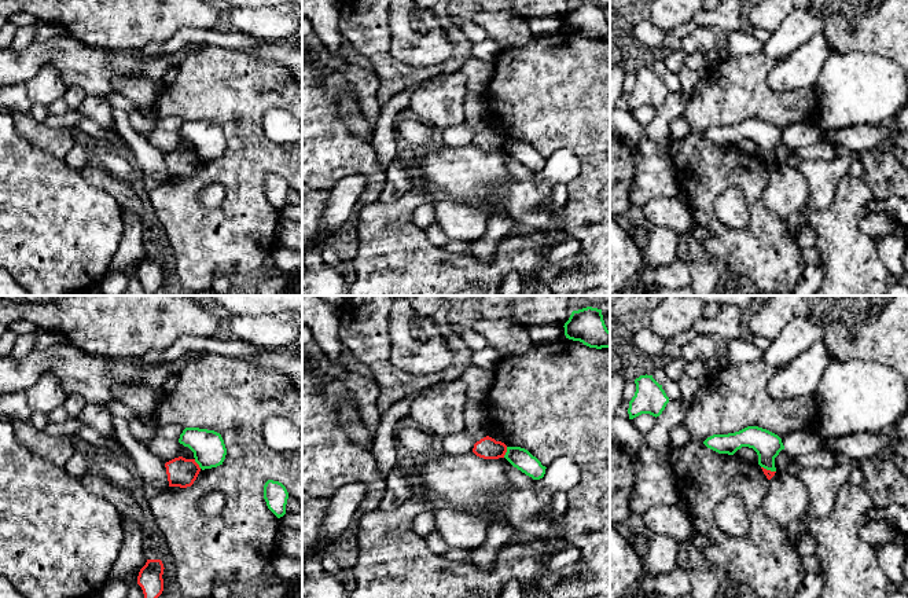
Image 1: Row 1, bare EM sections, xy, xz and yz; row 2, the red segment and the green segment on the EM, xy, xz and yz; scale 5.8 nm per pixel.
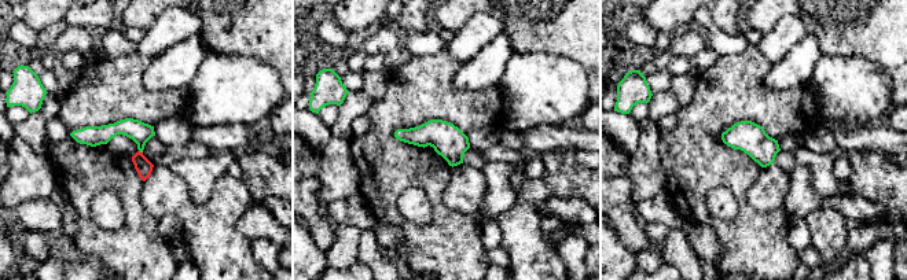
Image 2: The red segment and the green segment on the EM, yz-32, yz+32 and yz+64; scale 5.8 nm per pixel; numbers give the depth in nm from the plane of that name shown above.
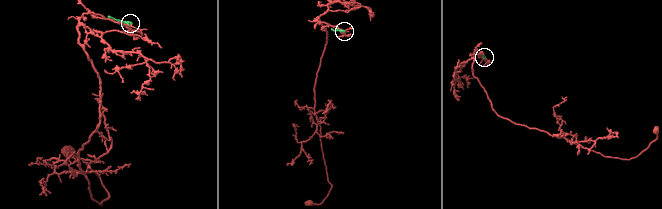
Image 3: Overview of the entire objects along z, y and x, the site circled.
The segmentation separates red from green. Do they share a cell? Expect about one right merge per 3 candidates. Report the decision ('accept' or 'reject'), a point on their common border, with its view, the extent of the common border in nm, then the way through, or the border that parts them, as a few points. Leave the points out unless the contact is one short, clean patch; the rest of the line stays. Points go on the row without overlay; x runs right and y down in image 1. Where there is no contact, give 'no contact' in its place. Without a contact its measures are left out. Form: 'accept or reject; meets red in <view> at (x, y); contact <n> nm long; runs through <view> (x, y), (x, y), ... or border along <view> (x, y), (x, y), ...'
reject; meets red in xz at (506, 143); contact 70 nm long; border along xz (507, 139), (503, 149)

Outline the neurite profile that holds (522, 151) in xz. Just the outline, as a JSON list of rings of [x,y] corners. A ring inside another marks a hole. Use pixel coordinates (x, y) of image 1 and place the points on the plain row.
[[[507,139],[504,150],[518,162],[532,169],[533,172],[540,172],[545,166],[545,158],[533,148],[527,142],[521,139]]]

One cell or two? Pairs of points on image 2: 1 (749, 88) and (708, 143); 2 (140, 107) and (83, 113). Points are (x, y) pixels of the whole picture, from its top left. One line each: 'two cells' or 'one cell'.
1: one cell
2: one cell

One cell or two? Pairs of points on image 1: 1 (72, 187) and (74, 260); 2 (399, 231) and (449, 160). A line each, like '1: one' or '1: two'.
1: one
2: two

